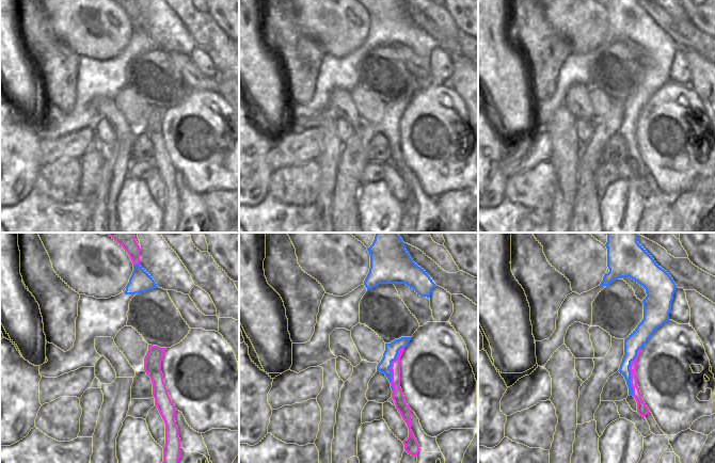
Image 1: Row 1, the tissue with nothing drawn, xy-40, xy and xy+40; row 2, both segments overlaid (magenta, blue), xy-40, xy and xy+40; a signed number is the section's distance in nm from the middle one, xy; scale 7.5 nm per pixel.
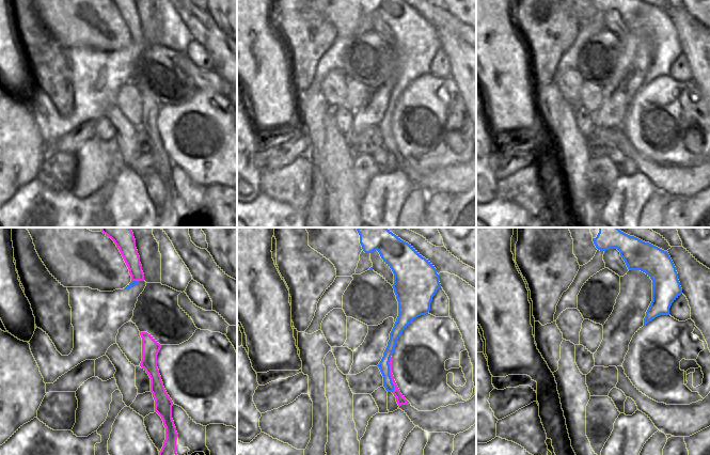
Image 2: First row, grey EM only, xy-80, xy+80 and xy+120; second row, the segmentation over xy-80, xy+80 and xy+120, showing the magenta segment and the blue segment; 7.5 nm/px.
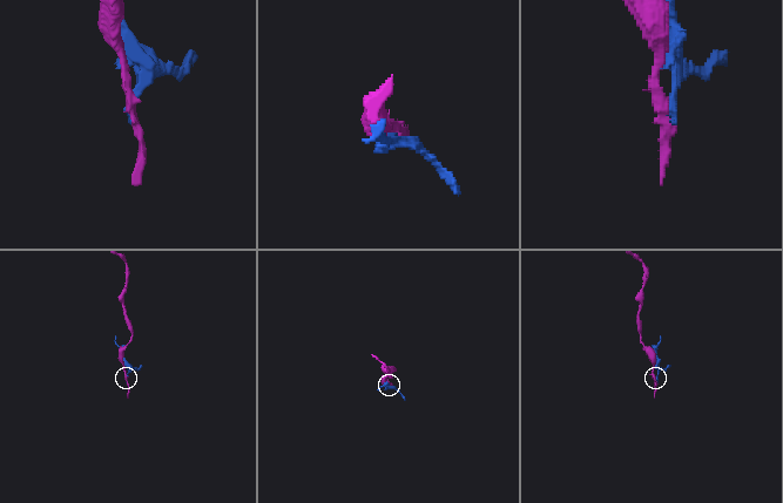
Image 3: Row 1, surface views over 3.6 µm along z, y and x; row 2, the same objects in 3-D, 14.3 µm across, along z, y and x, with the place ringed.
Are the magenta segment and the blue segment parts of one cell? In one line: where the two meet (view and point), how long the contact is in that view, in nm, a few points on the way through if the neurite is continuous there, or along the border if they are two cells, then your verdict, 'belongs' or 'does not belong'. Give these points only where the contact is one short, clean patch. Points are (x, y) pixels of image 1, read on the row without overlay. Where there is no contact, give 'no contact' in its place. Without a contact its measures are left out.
meets magenta in xy+40 at (631, 132); contact 360 nm long; does not belong

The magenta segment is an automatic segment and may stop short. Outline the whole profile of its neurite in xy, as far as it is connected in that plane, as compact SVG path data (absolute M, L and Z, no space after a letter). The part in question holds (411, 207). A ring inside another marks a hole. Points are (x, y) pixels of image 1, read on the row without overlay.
M401 109L398 112L398 116L395 122L392 123L390 130L392 131L392 143L391 147L394 148L392 154L392 159L395 163L396 170L400 174L402 180L409 189L409 197L402 203L404 206L404 211L412 218L417 218L419 212L419 206L411 191L411 170L404 161L402 150L400 148L400 118L404 112L404 109Z

